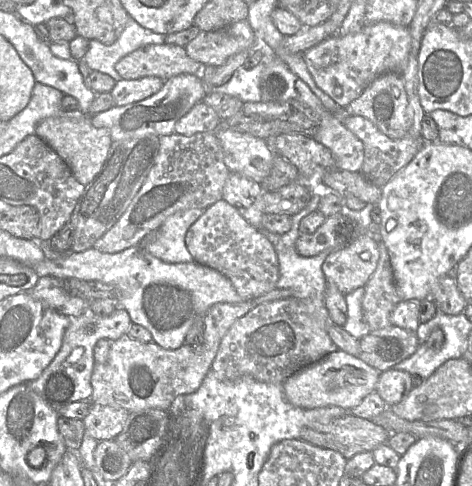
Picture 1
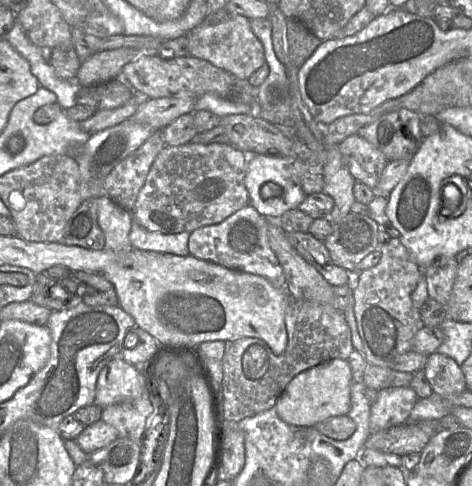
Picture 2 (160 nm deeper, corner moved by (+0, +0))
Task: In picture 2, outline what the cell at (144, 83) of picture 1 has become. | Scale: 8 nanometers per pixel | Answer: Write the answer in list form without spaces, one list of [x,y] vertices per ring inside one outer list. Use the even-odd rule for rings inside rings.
[[[134,91],[130,100],[123,106],[110,110],[97,111],[89,119],[80,121],[79,127],[90,135],[113,127],[129,119],[147,100],[146,96]]]

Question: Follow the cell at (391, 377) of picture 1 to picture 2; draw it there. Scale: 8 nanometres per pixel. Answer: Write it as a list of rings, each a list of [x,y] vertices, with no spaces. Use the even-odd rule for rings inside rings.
[[[390,387],[378,391],[371,407],[370,433],[405,424],[417,399],[411,387]]]

